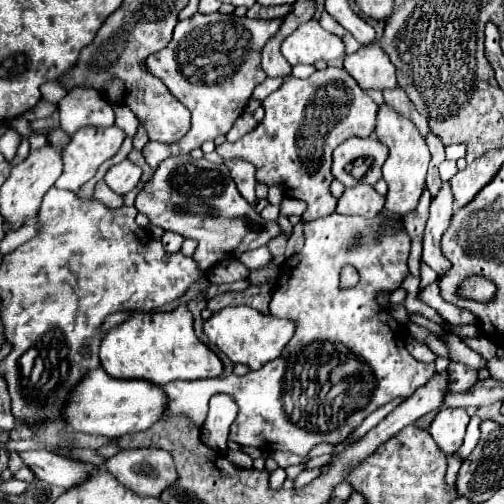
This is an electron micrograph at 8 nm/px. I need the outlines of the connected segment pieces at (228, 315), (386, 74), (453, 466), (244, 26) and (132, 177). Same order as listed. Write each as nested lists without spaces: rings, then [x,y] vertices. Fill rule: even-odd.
[[[235,306],[235,308],[223,308],[221,312],[215,312],[203,324],[203,332],[233,364],[245,364],[249,366],[249,370],[259,370],[261,366],[275,360],[283,352],[285,344],[291,340],[295,332],[295,326],[291,320],[263,316],[261,312],[249,306]]]
[[[379,44],[361,46],[355,54],[345,58],[345,70],[357,80],[363,90],[397,88],[395,66]]]
[[[455,454],[448,456],[448,469],[445,477],[447,486],[455,486],[457,474],[462,462],[463,461],[458,456],[455,456]]]
[[[193,14],[175,26],[173,38],[157,54],[145,58],[145,68],[163,80],[173,96],[183,102],[191,112],[191,130],[175,144],[149,142],[143,148],[145,162],[157,168],[161,160],[177,154],[189,154],[207,140],[215,140],[219,134],[227,134],[233,122],[241,116],[257,84],[261,84],[267,74],[261,68],[259,58],[259,38],[265,42],[279,30],[281,18],[275,20],[251,20],[239,18],[235,14]]]
[[[123,160],[121,164],[115,164],[107,170],[105,184],[117,194],[127,194],[139,184],[139,178],[141,178],[141,168],[135,166],[131,160]]]

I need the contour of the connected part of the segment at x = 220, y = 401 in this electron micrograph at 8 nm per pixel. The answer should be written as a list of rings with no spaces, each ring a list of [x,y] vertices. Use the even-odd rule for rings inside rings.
[[[215,394],[209,400],[209,414],[201,426],[201,440],[217,452],[227,450],[229,426],[237,416],[237,404],[229,394]]]

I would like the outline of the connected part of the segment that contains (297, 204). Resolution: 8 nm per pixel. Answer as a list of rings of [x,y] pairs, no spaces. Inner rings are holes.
[[[283,198],[283,202],[281,202],[281,216],[285,216],[285,218],[289,218],[293,214],[299,214],[301,216],[303,212],[305,212],[305,202]]]

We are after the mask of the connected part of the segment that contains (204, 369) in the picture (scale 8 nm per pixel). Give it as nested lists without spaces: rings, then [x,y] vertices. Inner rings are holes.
[[[185,304],[171,312],[131,312],[131,316],[111,328],[101,340],[101,366],[113,378],[143,378],[157,386],[171,380],[217,378],[223,364],[193,332],[193,316]]]

